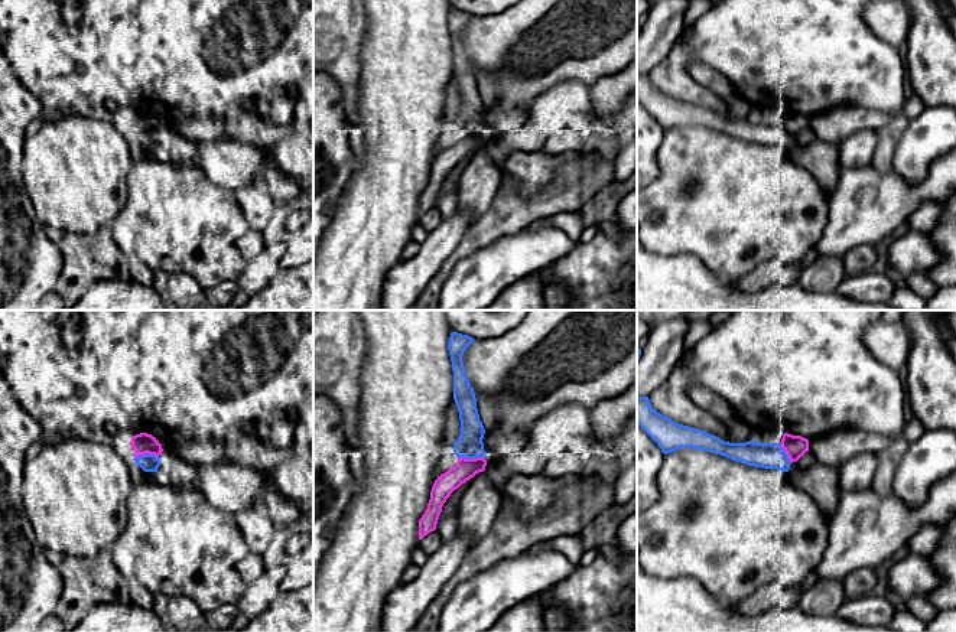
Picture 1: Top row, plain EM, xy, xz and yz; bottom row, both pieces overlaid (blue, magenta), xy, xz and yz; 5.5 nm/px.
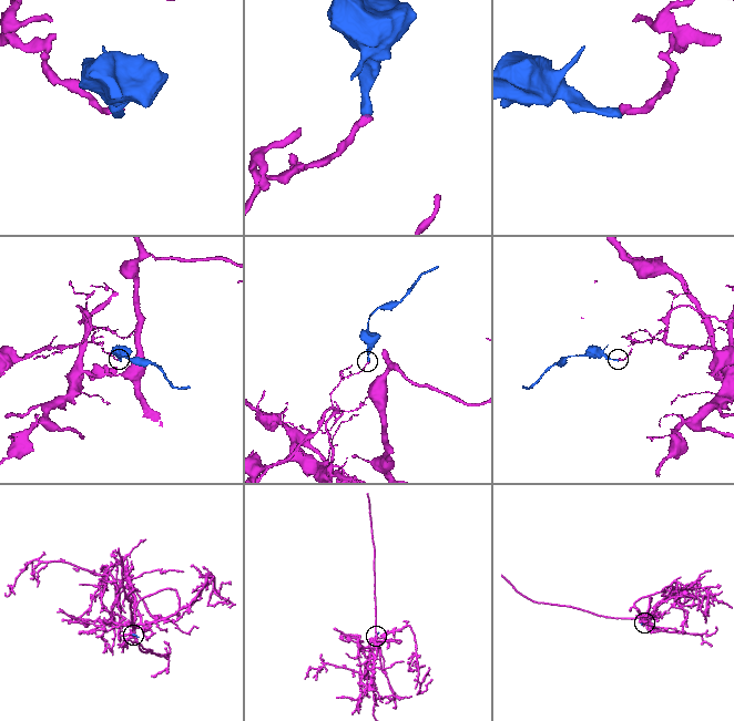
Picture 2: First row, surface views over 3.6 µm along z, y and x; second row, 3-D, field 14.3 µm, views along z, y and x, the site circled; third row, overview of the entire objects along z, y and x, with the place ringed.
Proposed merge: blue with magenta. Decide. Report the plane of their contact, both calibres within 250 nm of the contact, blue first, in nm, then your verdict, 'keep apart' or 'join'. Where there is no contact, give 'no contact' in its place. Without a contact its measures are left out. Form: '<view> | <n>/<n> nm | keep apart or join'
xz | 150/120 nm | keep apart

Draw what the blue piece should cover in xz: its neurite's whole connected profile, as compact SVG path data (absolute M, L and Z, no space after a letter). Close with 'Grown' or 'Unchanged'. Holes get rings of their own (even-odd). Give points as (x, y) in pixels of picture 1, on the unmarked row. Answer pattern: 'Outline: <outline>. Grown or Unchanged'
Outline: M452 9L448 20L453 48L453 76L461 97L461 111L453 120L453 130L465 136L487 133L482 120L485 107L479 97L474 65L462 39L464 29L474 17L468 12Z. Unchanged

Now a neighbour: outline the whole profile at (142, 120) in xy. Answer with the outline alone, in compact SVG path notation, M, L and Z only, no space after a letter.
M140 110L140 111L133 113L130 123L134 127L134 134L139 134L146 130L159 133L163 128L159 117L147 110Z

